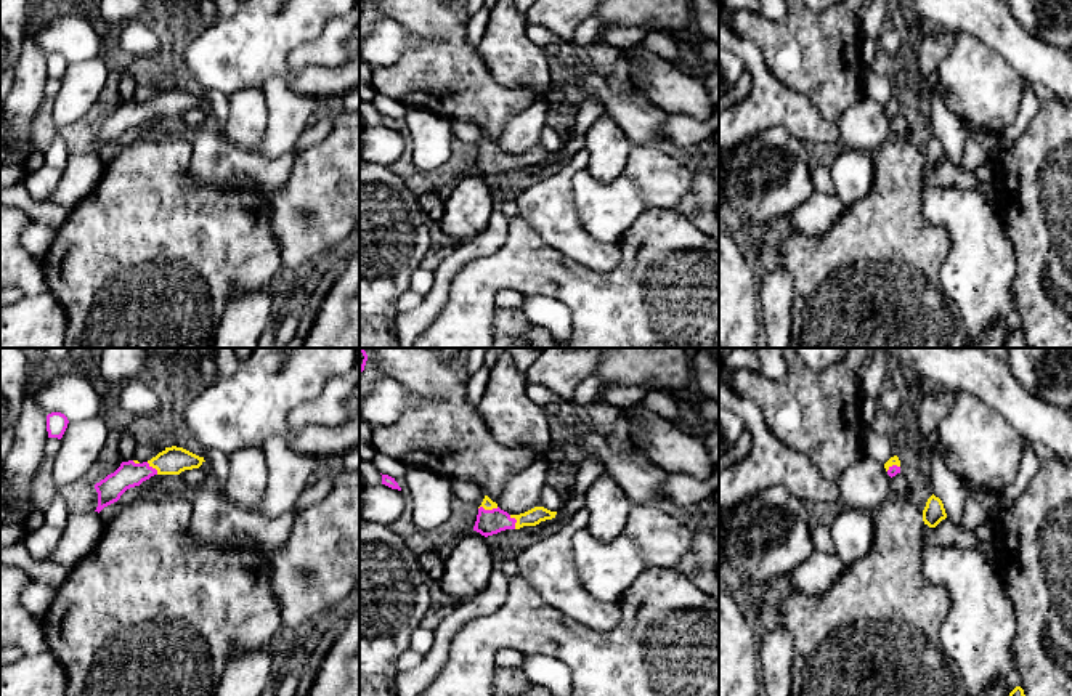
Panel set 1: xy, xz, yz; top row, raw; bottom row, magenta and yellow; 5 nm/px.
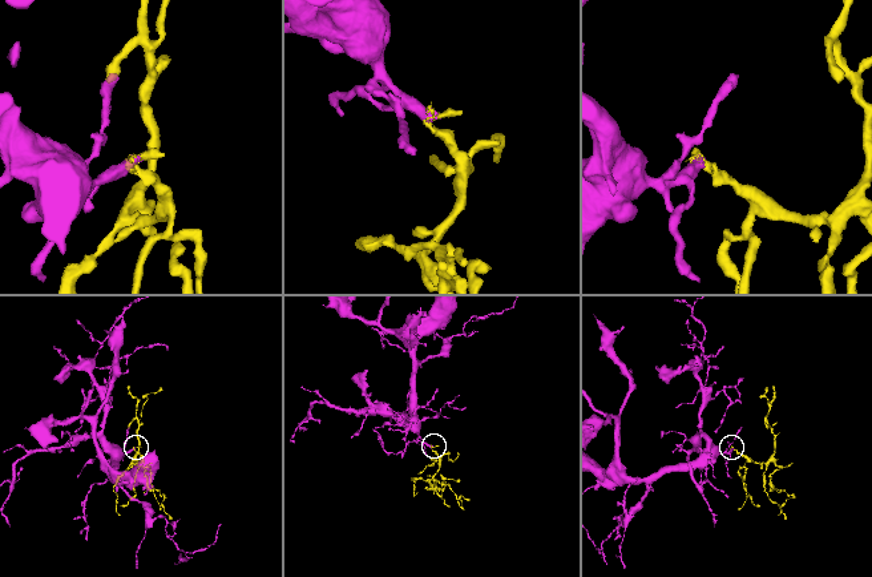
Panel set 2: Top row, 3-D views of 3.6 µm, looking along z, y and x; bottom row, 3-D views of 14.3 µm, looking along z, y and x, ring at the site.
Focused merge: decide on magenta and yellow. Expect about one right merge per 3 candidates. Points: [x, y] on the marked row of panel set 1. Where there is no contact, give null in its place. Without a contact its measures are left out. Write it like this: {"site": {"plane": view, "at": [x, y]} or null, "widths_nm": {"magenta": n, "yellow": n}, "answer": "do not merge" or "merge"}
{"site": {"plane": "xz", "at": [488, 510]}, "widths_nm": {"magenta": 130, "yellow": 60}, "answer": "merge"}

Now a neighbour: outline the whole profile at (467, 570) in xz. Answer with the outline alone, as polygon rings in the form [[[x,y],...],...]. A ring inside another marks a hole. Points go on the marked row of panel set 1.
[[[469,531],[445,560],[440,585],[456,600],[478,595],[488,584],[493,571],[493,555],[486,537]]]

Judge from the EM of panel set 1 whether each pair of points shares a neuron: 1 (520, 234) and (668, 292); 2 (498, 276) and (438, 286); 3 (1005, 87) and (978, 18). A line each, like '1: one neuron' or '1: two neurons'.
1: one neuron
2: two neurons
3: two neurons

